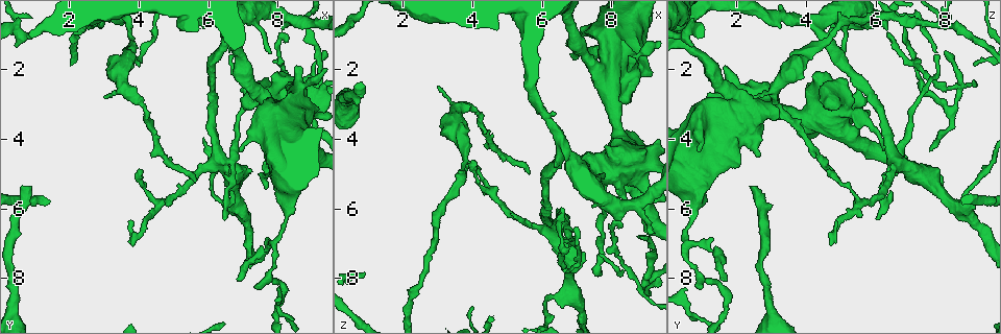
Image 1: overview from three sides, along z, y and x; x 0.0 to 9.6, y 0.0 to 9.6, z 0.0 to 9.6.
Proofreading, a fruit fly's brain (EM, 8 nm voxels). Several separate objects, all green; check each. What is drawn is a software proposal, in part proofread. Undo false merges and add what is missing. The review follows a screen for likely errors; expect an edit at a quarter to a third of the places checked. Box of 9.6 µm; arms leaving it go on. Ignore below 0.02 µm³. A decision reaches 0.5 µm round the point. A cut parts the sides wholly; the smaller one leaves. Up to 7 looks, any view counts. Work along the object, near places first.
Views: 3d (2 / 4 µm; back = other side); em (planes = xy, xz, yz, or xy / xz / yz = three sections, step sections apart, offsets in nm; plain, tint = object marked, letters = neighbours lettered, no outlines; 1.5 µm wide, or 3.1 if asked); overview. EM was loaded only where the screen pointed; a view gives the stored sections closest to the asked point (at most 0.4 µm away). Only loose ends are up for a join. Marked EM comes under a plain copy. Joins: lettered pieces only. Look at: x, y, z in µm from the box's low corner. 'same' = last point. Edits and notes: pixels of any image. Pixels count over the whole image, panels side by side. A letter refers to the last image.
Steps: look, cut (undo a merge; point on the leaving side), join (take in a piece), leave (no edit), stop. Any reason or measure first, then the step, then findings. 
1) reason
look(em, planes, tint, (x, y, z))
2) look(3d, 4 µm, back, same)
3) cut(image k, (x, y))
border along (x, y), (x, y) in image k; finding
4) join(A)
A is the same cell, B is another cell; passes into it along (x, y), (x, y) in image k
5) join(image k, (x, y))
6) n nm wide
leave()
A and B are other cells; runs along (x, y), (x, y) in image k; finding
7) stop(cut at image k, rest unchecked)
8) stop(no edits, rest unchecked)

branch stops here
look(em, planes, letters, (0.75, 5.30, 2.35))

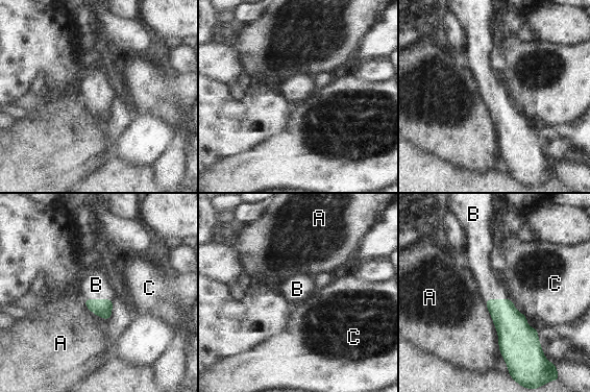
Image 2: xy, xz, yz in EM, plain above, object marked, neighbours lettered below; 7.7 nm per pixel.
A touches over 440 nm
join(B)
B is the same cell, A and C are other cells; the neuron continues

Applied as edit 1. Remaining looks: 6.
look(overview)

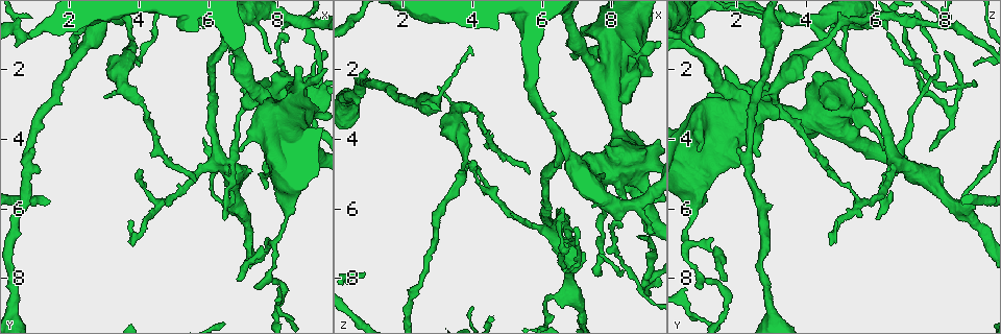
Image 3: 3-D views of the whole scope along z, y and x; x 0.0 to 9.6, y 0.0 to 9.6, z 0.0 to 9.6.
free end
look(3d, 2 µm, (5.65, 5.20, 4.95))

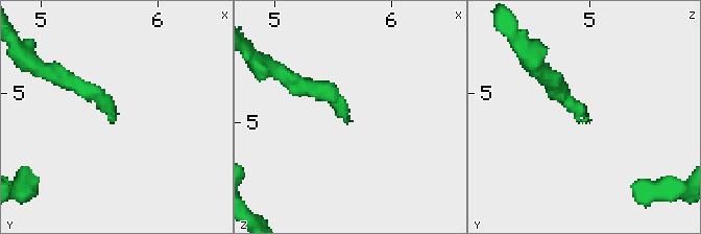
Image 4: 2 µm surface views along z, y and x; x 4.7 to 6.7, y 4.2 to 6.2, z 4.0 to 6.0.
need the tissue
look(em, planes, letters, (5.60, 5.26, 4.98))

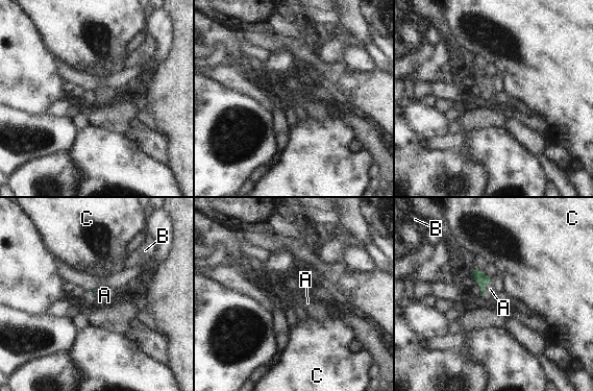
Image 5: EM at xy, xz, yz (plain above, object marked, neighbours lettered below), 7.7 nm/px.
join(A)
A is the same cell, B and C are other cells; passes into it along (480, 277), (485, 289), (490, 289) in image 5; the neuron continues

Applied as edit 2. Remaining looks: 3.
abrupt turn
look(3d, 4 µm, (6.35, 4.55, 6.60))

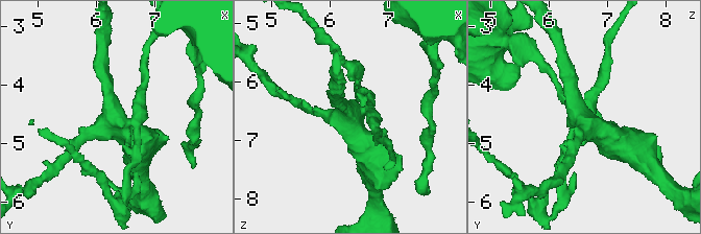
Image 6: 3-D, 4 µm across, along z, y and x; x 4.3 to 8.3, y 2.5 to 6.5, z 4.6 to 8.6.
shape alone is not enough
look(em, planes, letters, (6.35, 4.60, 6.60))

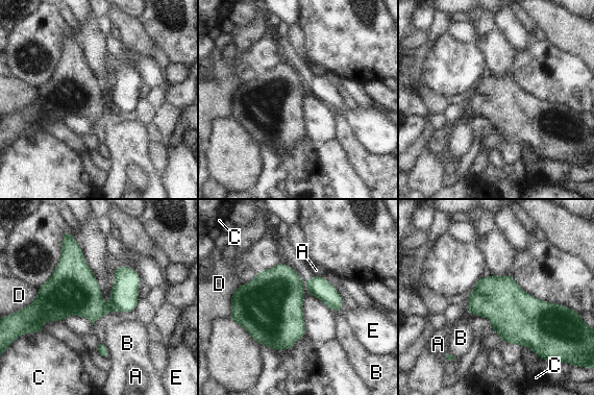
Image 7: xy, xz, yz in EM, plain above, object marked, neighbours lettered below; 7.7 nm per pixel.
D touches over 320 nm
cut(image 7, (80, 294))
A, B, C, D and E are other cells; border along (107, 305), (108, 311) in image 7; two neurons meet here

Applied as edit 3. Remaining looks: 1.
stop(join at image 2, join at image 5, cut at image 7, rest unchecked)

